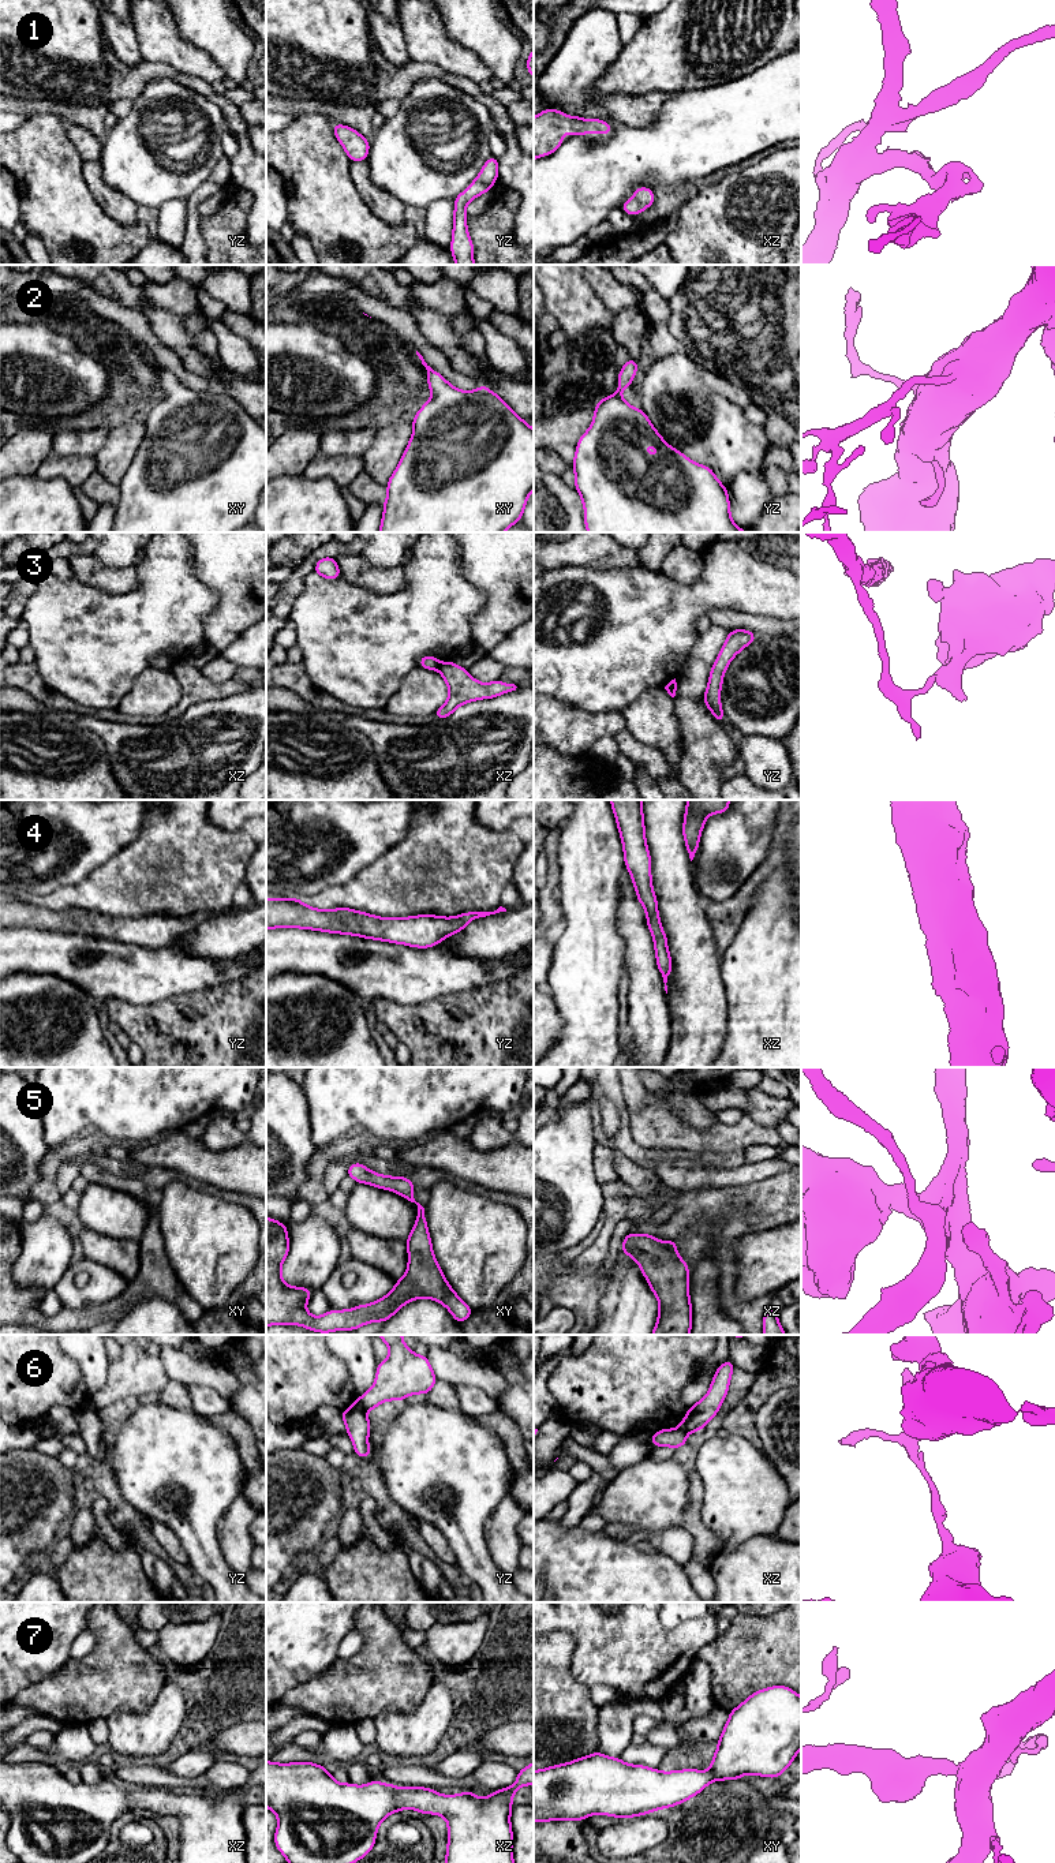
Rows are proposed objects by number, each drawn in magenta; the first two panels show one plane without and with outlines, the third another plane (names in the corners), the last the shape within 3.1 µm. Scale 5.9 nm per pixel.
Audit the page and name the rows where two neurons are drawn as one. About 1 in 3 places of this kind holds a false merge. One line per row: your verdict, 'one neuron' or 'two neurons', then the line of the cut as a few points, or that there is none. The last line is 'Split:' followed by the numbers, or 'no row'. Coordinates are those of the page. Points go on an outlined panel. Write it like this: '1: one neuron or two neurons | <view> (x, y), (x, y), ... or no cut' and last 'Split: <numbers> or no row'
1: one neuron | no cut
2: one neuron | no cut
3: two neurons | xz (441, 663), (437, 669)
4: one neuron | no cut
5: one neuron | no cut
6: two neurons | yz (358, 1399), (365, 1411)
7: one neuron | no cut
Split: 3, 6

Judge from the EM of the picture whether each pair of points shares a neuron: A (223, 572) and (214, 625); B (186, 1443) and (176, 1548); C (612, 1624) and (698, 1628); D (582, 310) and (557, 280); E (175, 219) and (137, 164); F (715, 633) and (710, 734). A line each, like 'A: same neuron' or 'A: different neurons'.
A: same neuron
B: different neurons
C: same neuron
D: same neuron
E: different neurons
F: same neuron

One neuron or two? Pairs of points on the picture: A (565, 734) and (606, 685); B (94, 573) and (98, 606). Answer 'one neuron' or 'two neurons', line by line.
A: two neurons
B: two neurons

